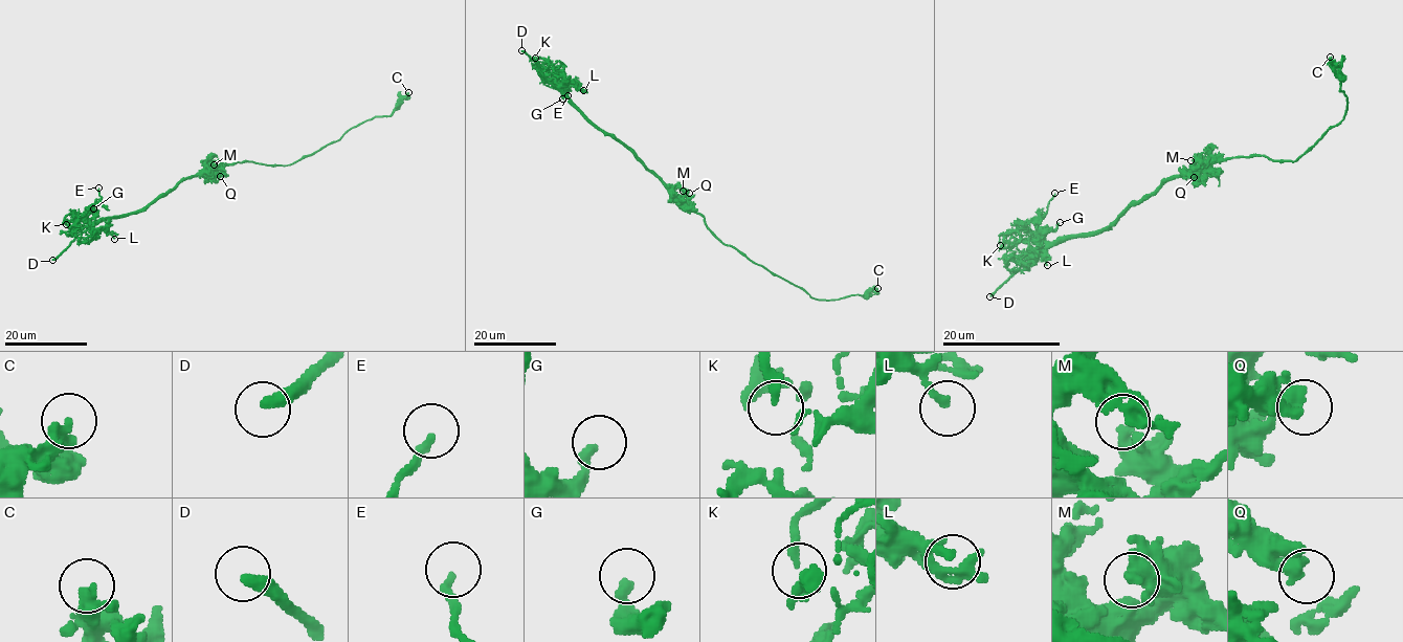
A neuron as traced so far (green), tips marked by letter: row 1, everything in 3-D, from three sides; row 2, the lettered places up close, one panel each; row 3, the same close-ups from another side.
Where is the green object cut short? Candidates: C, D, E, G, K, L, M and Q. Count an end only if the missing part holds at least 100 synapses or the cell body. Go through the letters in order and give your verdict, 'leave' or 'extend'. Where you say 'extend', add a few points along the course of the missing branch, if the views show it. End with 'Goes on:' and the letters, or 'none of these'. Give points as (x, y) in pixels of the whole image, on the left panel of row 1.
C: leave
D: extend
E: leave
G: leave
K: leave
L: leave
M: leave
Q: leave
Goes on: D

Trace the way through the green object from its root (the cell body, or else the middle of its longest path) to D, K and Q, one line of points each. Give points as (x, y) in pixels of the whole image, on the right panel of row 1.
D: (1214, 159), (1165, 178), (1110, 227), (1061, 236), (1024, 268), (1015, 271), (989, 296)
K: (1214, 159), (1165, 178), (1110, 227), (1060, 236), (1051, 242), (1024, 229), (1007, 229), (1000, 238), (1000, 245)
Q: (1214, 159), (1186, 171), (1194, 177)

